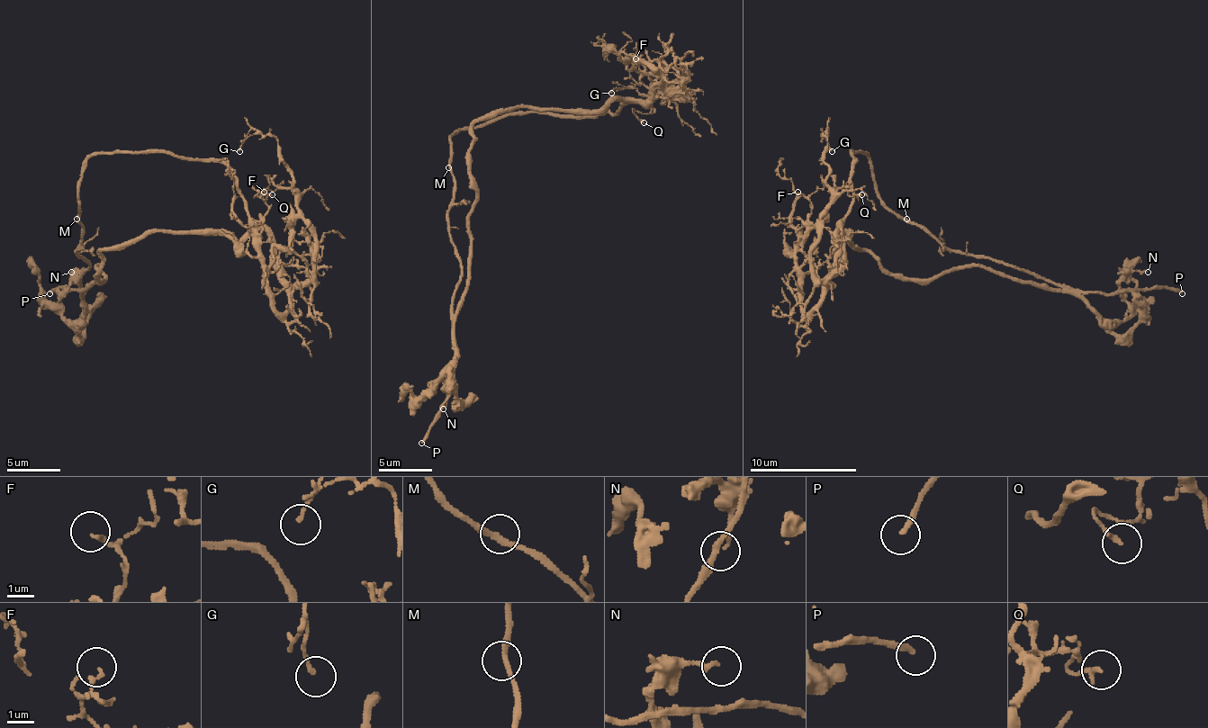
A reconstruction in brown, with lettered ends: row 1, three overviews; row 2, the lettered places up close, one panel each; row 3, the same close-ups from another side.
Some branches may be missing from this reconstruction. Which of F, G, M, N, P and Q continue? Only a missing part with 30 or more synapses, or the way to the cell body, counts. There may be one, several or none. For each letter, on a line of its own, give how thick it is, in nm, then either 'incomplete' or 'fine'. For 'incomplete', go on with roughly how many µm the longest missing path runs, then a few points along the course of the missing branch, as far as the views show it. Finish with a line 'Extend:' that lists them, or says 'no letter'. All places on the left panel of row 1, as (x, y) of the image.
F: 140 nm | fine
G: 130 nm | fine
M: 200 nm | fine
N: 150 nm | fine
P: 240 nm | incomplete | 15 µm | (49, 293), (44, 304), (66, 318), (87, 326), (119, 363), (124, 365), (124, 363)
Q: 170 nm | fine
Extend: P

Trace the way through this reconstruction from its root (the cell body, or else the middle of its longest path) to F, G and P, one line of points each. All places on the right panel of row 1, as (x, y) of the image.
F: (851, 239), (837, 229), (840, 266), (805, 312), (797, 229), (810, 202), (797, 192)
G: (851, 239), (837, 229), (834, 269), (834, 235), (821, 219), (832, 194), (824, 133), (832, 151)
P: (851, 239), (893, 274), (917, 280), (966, 266), (989, 266), (1062, 291), (1123, 293), (1176, 288), (1182, 293)

